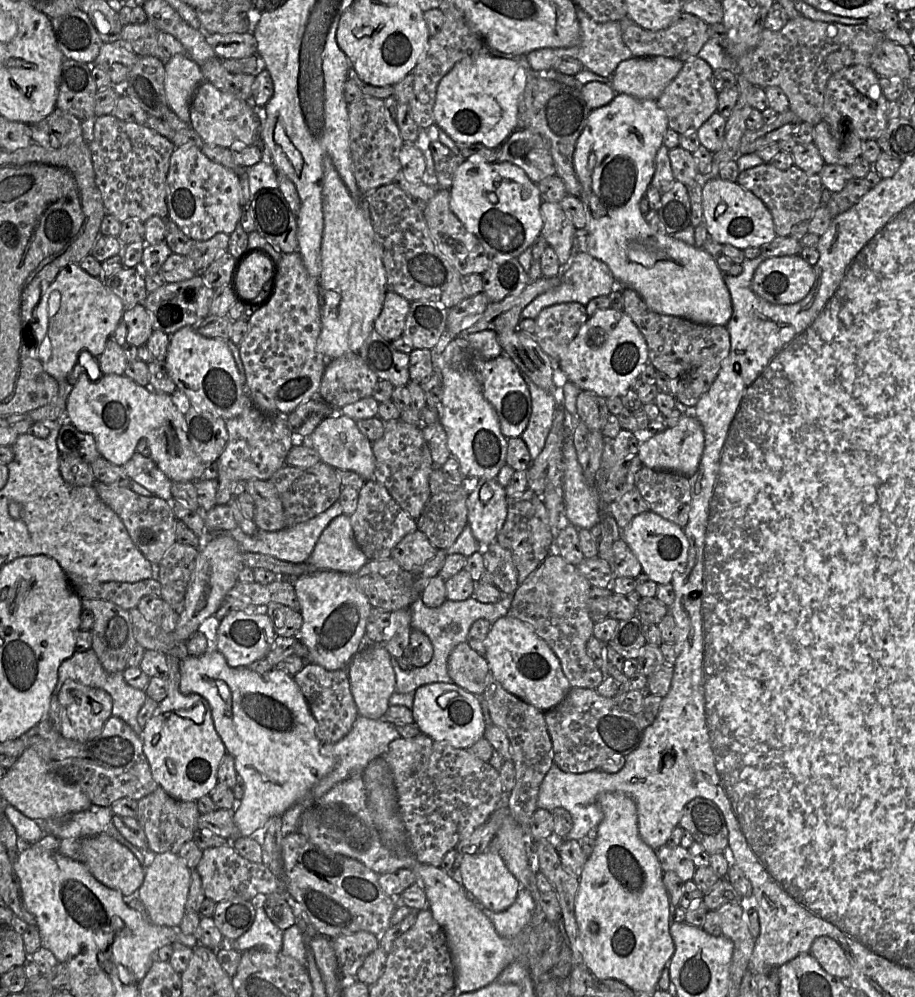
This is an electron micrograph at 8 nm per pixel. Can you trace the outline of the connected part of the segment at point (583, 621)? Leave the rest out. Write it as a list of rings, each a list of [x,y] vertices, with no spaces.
[[[549,554],[539,567],[513,593],[508,616],[530,625],[558,658],[571,688],[596,689],[604,680],[601,670],[589,657],[586,645],[594,623],[587,610],[592,586],[577,570],[557,554]]]

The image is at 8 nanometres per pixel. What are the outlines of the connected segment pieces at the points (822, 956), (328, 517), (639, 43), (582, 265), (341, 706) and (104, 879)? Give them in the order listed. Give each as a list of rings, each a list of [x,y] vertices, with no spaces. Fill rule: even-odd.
[[[828,936],[817,937],[811,945],[810,954],[828,974],[848,981],[850,963],[845,951],[836,940]]]
[[[336,501],[327,510],[315,517],[279,531],[265,531],[259,529],[254,535],[247,535],[238,526],[235,529],[219,533],[209,533],[204,530],[202,535],[199,536],[200,547],[205,546],[205,544],[207,544],[216,535],[228,535],[239,543],[243,551],[269,555],[281,561],[290,563],[305,563],[313,552],[313,549],[324,529],[328,526],[332,519],[342,515],[343,513],[342,505],[339,501]]]
[[[683,12],[668,28],[650,31],[639,26],[628,17],[619,21],[622,39],[634,57],[665,56],[683,62],[696,57],[703,45],[710,39],[709,25],[699,17]]]
[[[576,236],[572,247],[571,260],[563,267],[561,266],[561,271],[557,277],[559,277],[559,284],[531,301],[522,310],[521,319],[535,319],[542,309],[554,304],[577,302],[586,306],[591,299],[599,296],[608,296],[617,287],[617,282],[612,272],[604,262],[594,258],[586,251],[577,252]]]
[[[306,663],[303,669],[293,676],[293,679],[303,693],[316,720],[316,736],[321,743],[335,743],[345,737],[359,716],[351,693],[347,669],[329,671],[320,665]]]
[[[107,834],[85,837],[80,842],[82,862],[103,885],[118,890],[123,896],[132,895],[142,885],[145,869],[135,855],[124,845]]]

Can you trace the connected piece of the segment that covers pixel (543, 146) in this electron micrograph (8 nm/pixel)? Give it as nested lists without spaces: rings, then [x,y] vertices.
[[[516,129],[498,148],[497,162],[510,162],[525,171],[534,182],[539,183],[556,175],[549,143],[530,129]]]

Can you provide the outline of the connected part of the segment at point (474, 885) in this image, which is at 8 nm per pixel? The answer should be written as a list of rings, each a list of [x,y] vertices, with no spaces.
[[[486,851],[478,855],[465,854],[459,865],[458,881],[468,894],[486,909],[502,912],[516,900],[520,883],[506,867],[498,853]]]

